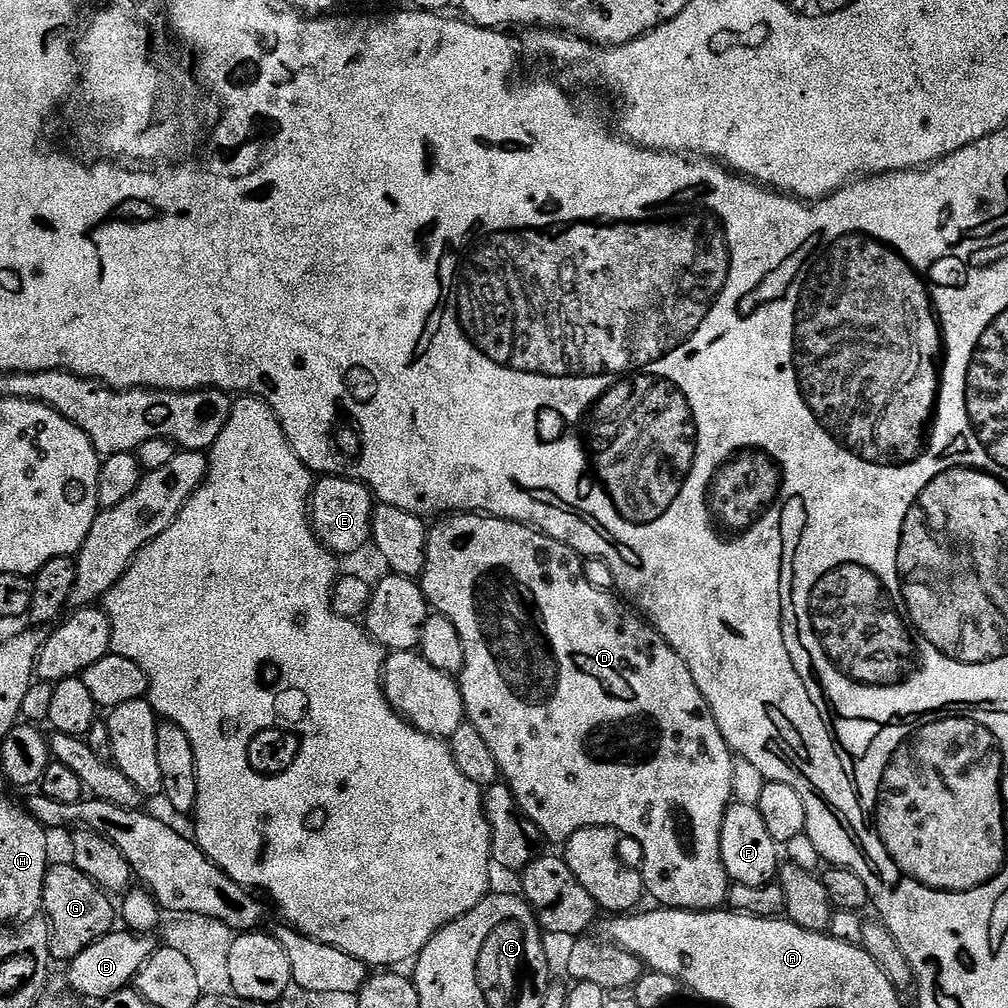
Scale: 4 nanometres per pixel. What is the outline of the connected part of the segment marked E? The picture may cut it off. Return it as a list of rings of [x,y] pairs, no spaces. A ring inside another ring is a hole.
[[[325,476],[317,479],[312,489],[310,501],[312,530],[329,552],[340,558],[352,556],[364,543],[367,545],[371,541],[373,507],[374,497],[372,491],[365,484],[361,484],[359,480],[347,480],[345,476]]]

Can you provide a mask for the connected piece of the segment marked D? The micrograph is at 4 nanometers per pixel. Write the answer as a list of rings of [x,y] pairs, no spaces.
[[[479,512],[448,514],[436,523],[431,525],[428,534],[426,566],[418,583],[429,605],[450,618],[450,622],[454,622],[454,630],[458,630],[458,638],[462,638],[466,662],[460,671],[458,683],[467,723],[472,724],[482,738],[486,738],[486,746],[490,746],[490,754],[494,754],[494,762],[498,762],[500,767],[503,783],[510,786],[520,809],[527,814],[530,822],[534,822],[534,826],[538,826],[545,841],[567,842],[583,828],[614,828],[627,839],[629,836],[636,840],[637,846],[644,851],[644,886],[647,895],[653,896],[657,905],[685,908],[688,912],[723,909],[728,903],[730,881],[722,862],[720,839],[722,818],[729,804],[733,803],[734,753],[722,738],[722,730],[718,730],[718,722],[714,722],[714,714],[706,698],[702,698],[702,690],[698,690],[686,662],[682,662],[680,655],[663,636],[657,634],[655,627],[637,615],[627,603],[619,604],[612,592],[599,592],[590,586],[584,577],[584,560],[570,546],[537,532],[527,524],[485,516]]]

